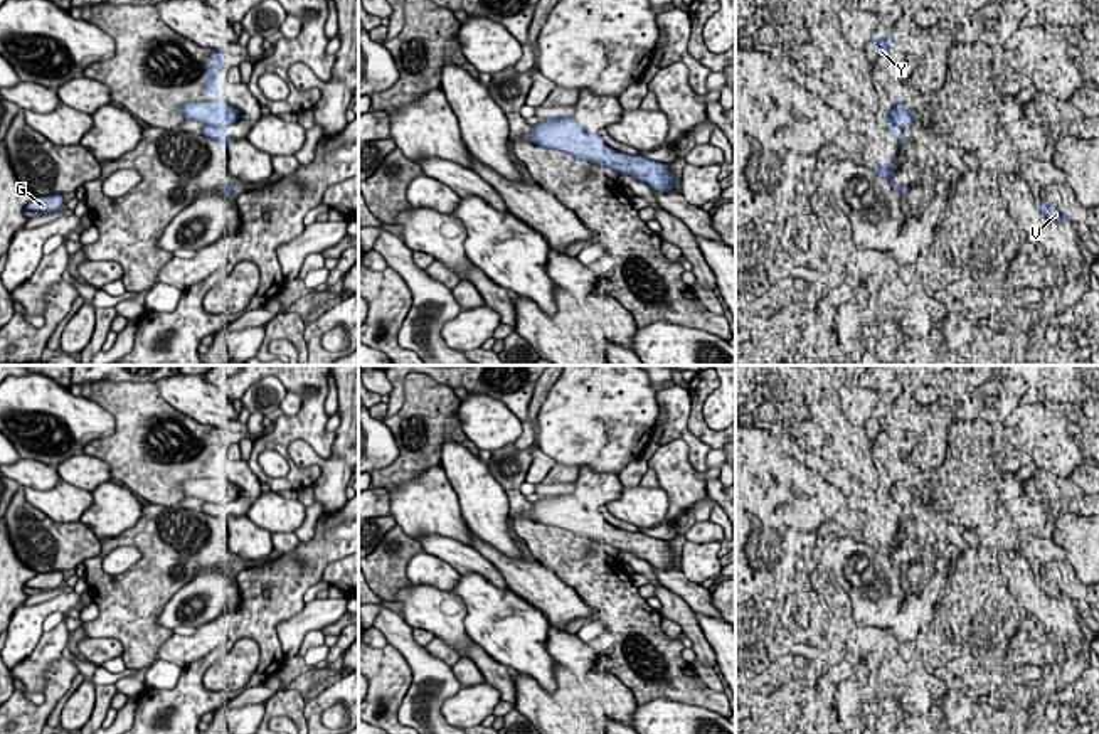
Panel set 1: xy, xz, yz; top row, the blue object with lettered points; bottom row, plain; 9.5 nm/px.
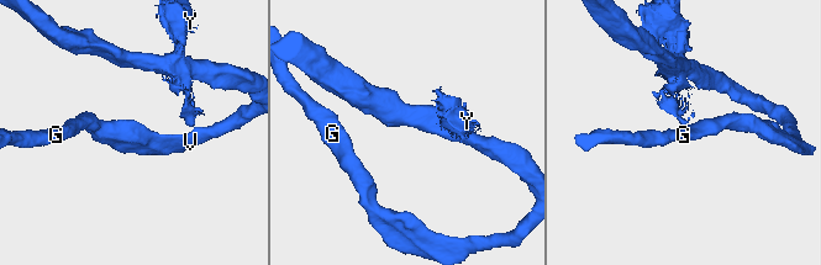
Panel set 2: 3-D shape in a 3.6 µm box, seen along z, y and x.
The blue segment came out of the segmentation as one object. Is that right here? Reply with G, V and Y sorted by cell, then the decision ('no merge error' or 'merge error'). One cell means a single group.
G V Y | no merge error

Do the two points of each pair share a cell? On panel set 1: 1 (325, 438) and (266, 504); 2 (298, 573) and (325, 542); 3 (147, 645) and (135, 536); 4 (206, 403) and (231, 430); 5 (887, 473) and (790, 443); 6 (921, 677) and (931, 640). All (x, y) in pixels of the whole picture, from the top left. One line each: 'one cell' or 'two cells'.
1: two cells
2: one cell
3: one cell
4: two cells
5: two cells
6: two cells

